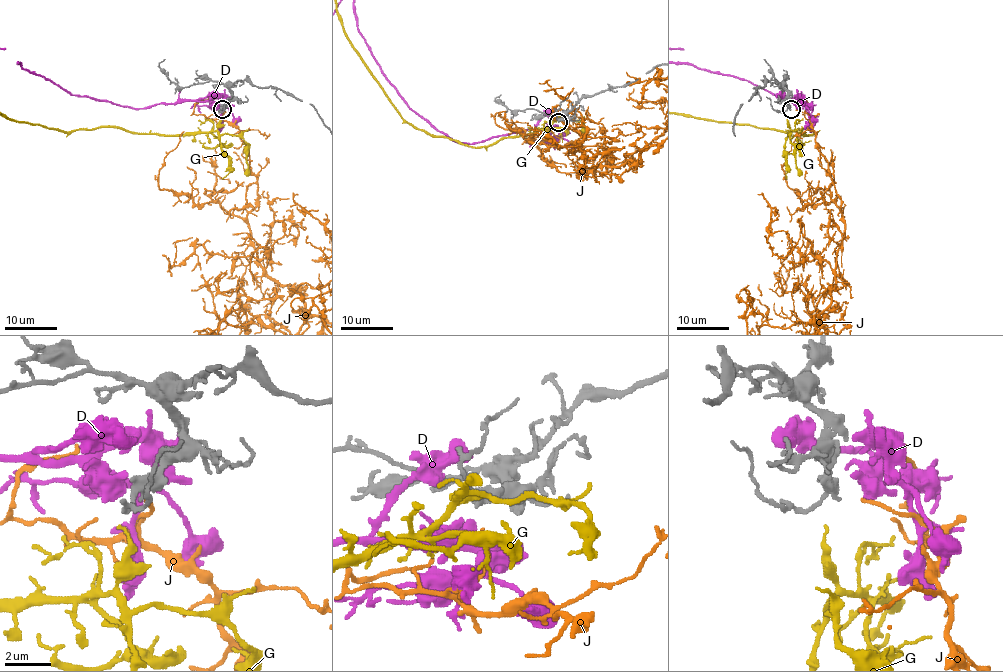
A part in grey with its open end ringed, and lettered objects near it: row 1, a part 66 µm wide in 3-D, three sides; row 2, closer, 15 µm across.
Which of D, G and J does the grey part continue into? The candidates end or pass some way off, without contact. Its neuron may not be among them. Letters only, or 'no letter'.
no letter

